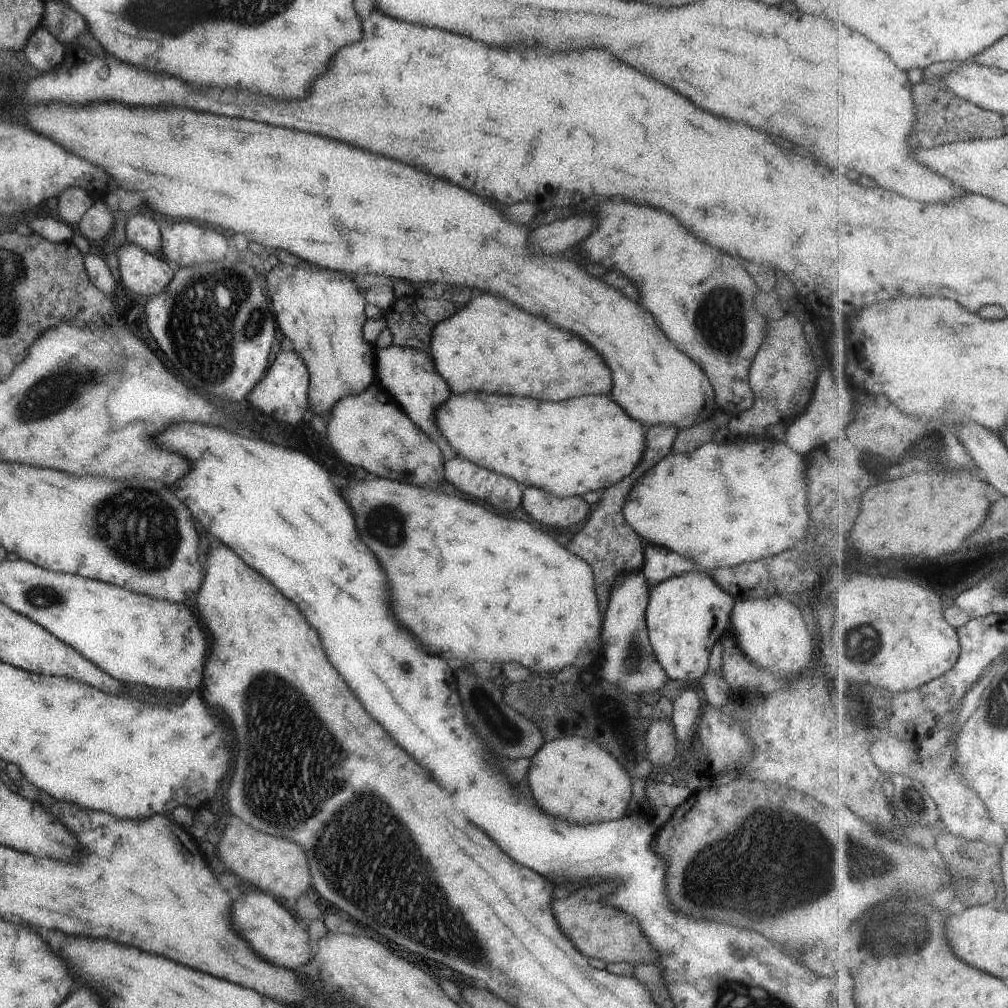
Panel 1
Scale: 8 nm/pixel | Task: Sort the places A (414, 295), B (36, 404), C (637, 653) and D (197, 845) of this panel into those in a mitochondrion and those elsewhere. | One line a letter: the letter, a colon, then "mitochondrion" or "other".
A: other
B: mitochondrion
C: mitochondrion
D: other

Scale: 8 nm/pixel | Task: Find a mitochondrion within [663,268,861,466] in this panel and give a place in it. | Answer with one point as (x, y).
(721, 320)

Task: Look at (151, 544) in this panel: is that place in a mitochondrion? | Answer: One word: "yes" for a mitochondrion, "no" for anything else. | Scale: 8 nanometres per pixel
yes

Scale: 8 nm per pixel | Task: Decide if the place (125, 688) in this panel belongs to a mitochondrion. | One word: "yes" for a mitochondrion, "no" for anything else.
no

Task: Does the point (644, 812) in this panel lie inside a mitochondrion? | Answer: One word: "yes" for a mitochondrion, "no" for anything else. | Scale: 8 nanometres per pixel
no

